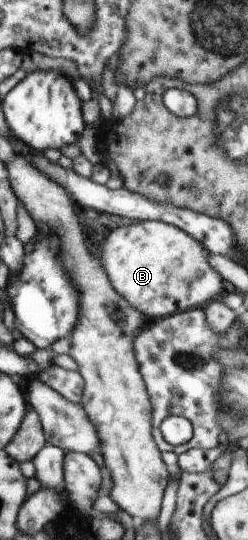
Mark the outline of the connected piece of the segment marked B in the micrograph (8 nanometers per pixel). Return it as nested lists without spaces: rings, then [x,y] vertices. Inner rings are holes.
[[[147,220],[109,231],[99,247],[98,261],[101,261],[113,289],[150,322],[159,317],[187,311],[189,307],[199,307],[205,301],[215,299],[215,295],[221,289],[221,277],[211,265],[207,267],[207,257],[209,251],[205,249],[205,245],[189,237],[185,231],[165,222]]]

